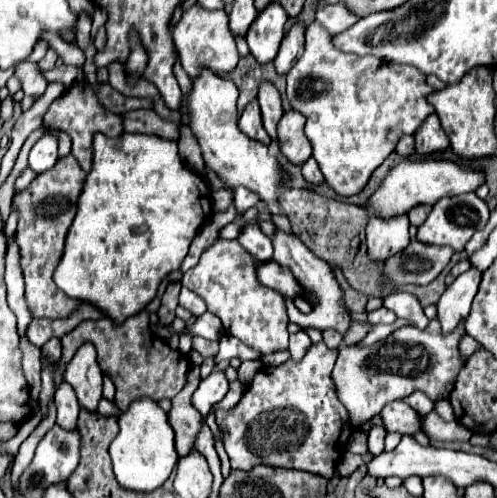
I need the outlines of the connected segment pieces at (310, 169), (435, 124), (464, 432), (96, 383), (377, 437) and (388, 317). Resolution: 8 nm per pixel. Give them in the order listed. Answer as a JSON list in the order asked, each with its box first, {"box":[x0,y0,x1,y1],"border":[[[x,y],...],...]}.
[{"box":[302,158,324,186],"border":[[[310,158],[306,164],[302,164],[302,174],[304,174],[304,178],[306,178],[310,184],[314,184],[314,186],[324,182],[324,176],[322,176],[322,172],[320,172],[320,168],[318,168],[318,164],[316,164],[314,158]]]},{"box":[416,116,448,156],"border":[[[430,116],[430,120],[426,120],[426,124],[422,124],[422,128],[416,132],[416,152],[422,156],[428,154],[436,154],[436,152],[444,152],[448,150],[448,136],[444,134],[438,116]]]},{"box":[424,412,472,442],"border":[[[430,412],[424,418],[424,430],[426,430],[426,434],[430,434],[432,438],[442,440],[442,442],[448,442],[448,440],[470,440],[470,436],[472,436],[472,432],[466,426],[458,424],[456,420],[446,422],[436,412]]]},{"box":[64,344,102,412],"border":[[[82,344],[74,360],[66,366],[64,380],[74,388],[80,408],[96,412],[102,398],[102,370],[96,362],[96,352],[92,344]]]},{"box":[368,426,386,456],"border":[[[374,426],[368,434],[368,452],[372,456],[378,456],[382,454],[384,450],[384,436],[386,436],[386,430],[382,426]]]},{"box":[368,308,396,324],"border":[[[378,308],[368,314],[368,320],[370,320],[370,324],[392,324],[396,320],[396,314],[386,308]]]}]

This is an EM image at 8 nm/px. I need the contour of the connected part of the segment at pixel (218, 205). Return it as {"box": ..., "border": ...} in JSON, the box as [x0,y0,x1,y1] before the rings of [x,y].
{"box":[210,190,232,212],"border":[[[216,190],[216,192],[212,192],[210,200],[212,200],[212,210],[220,212],[220,210],[226,210],[228,204],[232,202],[232,194],[228,190]]]}

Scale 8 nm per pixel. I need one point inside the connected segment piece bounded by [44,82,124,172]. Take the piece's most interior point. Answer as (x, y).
(78, 112)

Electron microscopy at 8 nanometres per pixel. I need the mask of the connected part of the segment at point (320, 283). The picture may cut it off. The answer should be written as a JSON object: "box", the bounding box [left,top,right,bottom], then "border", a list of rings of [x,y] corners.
{"box":[272,228,352,334],"border":[[[276,228],[274,236],[272,236],[272,244],[274,244],[274,260],[278,260],[278,264],[288,268],[296,276],[296,280],[302,284],[302,288],[306,288],[306,292],[314,292],[318,296],[318,308],[314,308],[314,318],[310,318],[306,314],[306,316],[290,316],[290,320],[300,324],[302,328],[308,328],[308,326],[314,326],[318,330],[334,328],[344,334],[348,330],[348,326],[352,324],[352,320],[350,320],[348,308],[342,302],[342,290],[338,288],[338,282],[336,282],[334,274],[330,272],[330,268],[326,268],[326,264],[322,264],[322,260],[314,258],[314,254],[294,234],[288,234],[280,228]]]}

